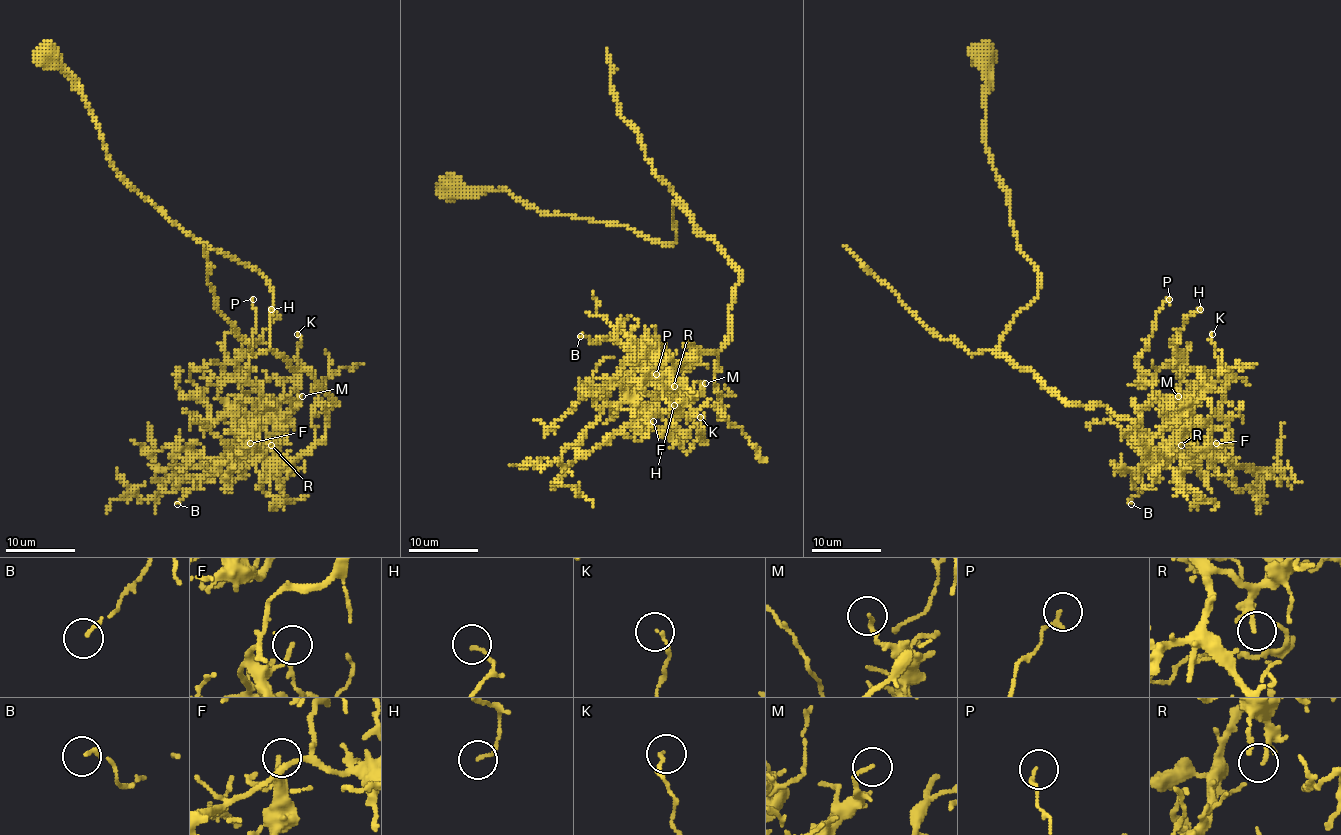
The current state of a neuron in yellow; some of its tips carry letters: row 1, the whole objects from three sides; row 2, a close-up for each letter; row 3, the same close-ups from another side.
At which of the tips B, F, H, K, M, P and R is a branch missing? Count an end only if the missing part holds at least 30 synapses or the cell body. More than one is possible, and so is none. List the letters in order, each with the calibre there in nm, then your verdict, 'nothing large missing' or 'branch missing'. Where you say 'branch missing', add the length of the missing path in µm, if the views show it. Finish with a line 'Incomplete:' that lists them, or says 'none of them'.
B: 130 nm thick; nothing large missing
F: 130 nm thick; nothing large missing
H: 130 nm thick; nothing large missing
K: 130 nm thick; nothing large missing
M: 140 nm thick; nothing large missing
P: 140 nm thick; nothing large missing
R: 140 nm thick; nothing large missing
Incomplete: none of them

